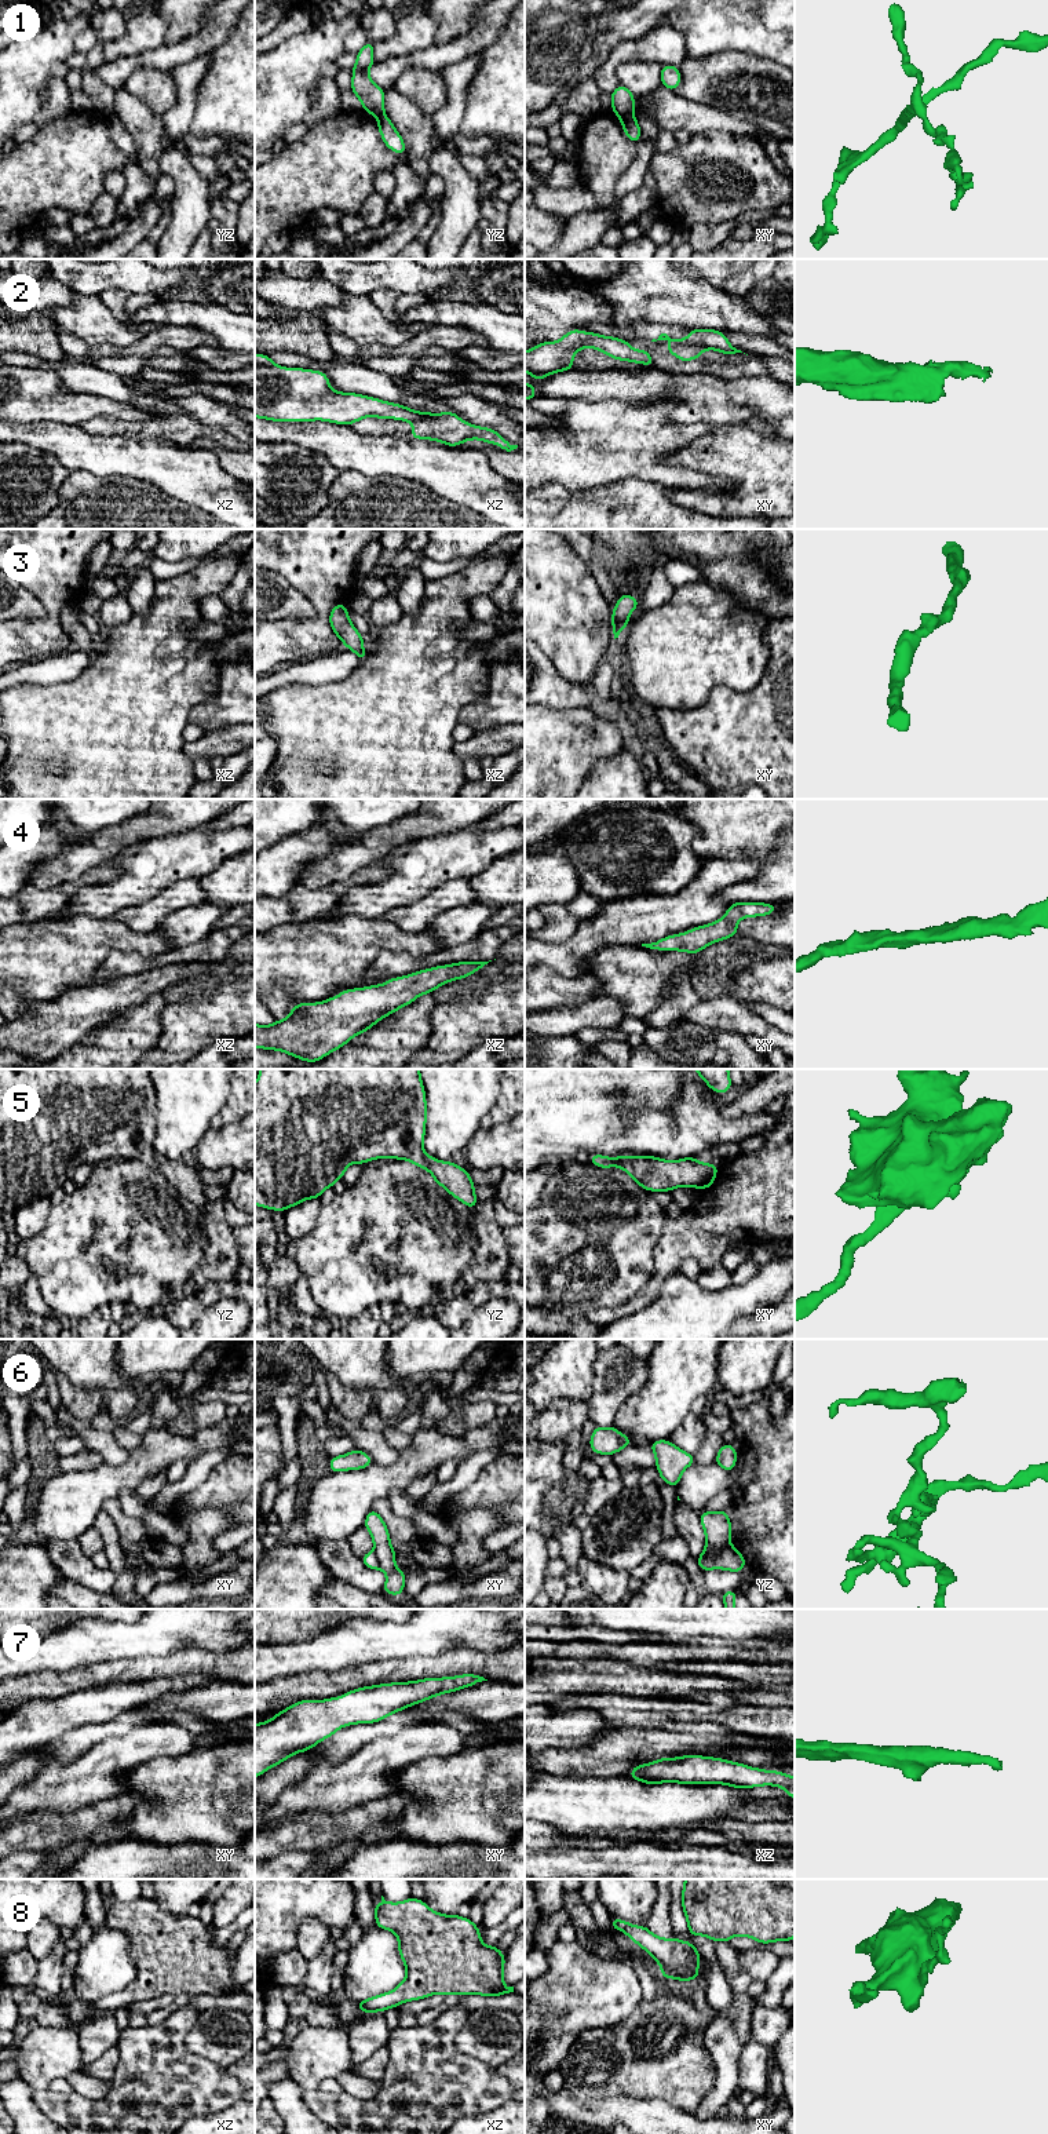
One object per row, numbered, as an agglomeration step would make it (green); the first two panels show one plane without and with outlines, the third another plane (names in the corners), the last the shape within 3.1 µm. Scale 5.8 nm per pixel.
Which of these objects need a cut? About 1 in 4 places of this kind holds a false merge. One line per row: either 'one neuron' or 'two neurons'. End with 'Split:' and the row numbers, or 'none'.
1: two neurons
2: two neurons
3: one neuron
4: one neuron
5: one neuron
6: two neurons
7: one neuron
8: one neuron
Split: 1, 2, 6

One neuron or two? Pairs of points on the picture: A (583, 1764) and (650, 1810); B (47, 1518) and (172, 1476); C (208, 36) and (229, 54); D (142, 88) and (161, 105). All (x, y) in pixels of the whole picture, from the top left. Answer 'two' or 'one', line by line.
A: two
B: two
C: two
D: one

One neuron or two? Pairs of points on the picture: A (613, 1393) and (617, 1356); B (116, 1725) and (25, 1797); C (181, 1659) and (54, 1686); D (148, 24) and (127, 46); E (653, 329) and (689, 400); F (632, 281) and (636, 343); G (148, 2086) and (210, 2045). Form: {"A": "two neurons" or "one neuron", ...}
{"A": "one neuron", "B": "two neurons", "C": "one neuron", "D": "one neuron", "E": "two neurons", "F": "two neurons", "G": "two neurons"}

